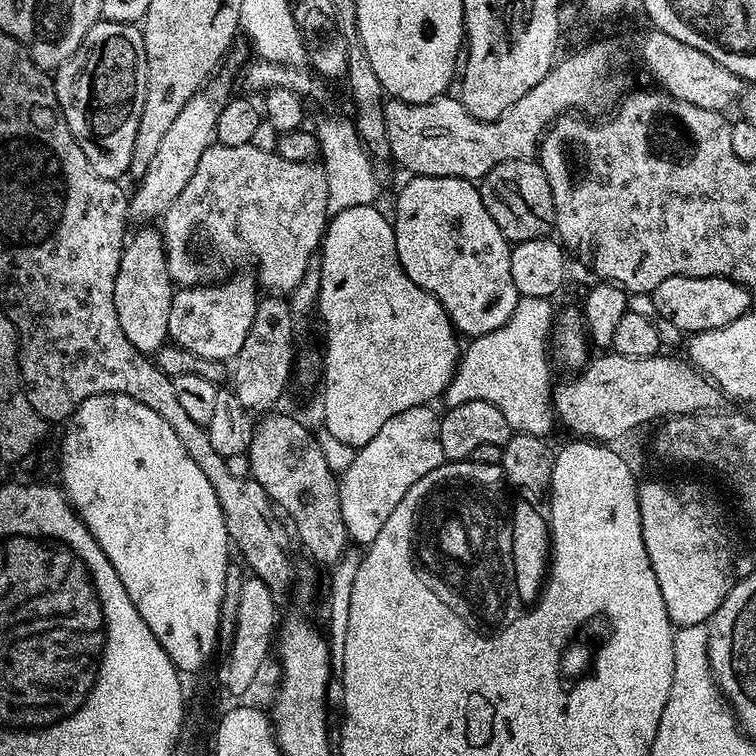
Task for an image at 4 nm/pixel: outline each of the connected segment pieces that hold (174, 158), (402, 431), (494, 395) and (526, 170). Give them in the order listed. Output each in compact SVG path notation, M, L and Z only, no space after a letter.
M221 74L209 79L203 88L194 93L182 106L181 113L174 118L173 125L166 130L165 137L152 150L148 165L144 168L144 177L131 193L128 202L128 219L144 226L161 219L163 212L169 208L175 198L186 188L186 183L194 176L198 161L206 150L212 147L216 135L218 115L228 103L231 94L228 80Z
M431 405L411 407L388 419L370 442L357 449L354 461L341 473L337 485L339 506L353 543L360 546L372 544L408 489L445 463L440 416L434 409Z
M521 296L514 314L510 314L508 321L498 326L498 330L469 339L466 347L461 351L456 373L446 386L442 397L443 403L446 402L448 408L453 408L462 406L462 402L490 402L490 406L498 406L498 410L502 410L506 422L510 422L513 433L551 437L552 427L557 427L558 424L556 410L552 407L554 379L552 380L552 372L548 369L548 350L550 354L550 341L554 336L552 303L553 301L547 296L542 298Z
M535 159L502 162L490 170L479 181L482 206L490 213L490 218L498 222L498 230L510 242L521 244L527 240L543 240L553 235L556 226L554 194L550 192L550 182Z

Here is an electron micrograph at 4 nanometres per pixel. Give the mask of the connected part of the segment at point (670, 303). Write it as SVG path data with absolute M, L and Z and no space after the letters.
M675 276L674 278L666 278L666 282L658 282L650 293L652 304L656 307L657 313L655 312L655 315L661 321L663 321L662 319L669 320L678 331L684 332L683 334L714 330L734 322L739 316L746 315L753 307L752 296L753 293L744 285L736 284L725 276Z

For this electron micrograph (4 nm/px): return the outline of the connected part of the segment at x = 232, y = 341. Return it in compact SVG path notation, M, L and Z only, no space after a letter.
M236 274L215 284L196 284L192 288L177 287L170 302L168 340L171 343L198 354L198 358L210 358L228 362L235 358L250 332L258 303L258 281L255 275Z

